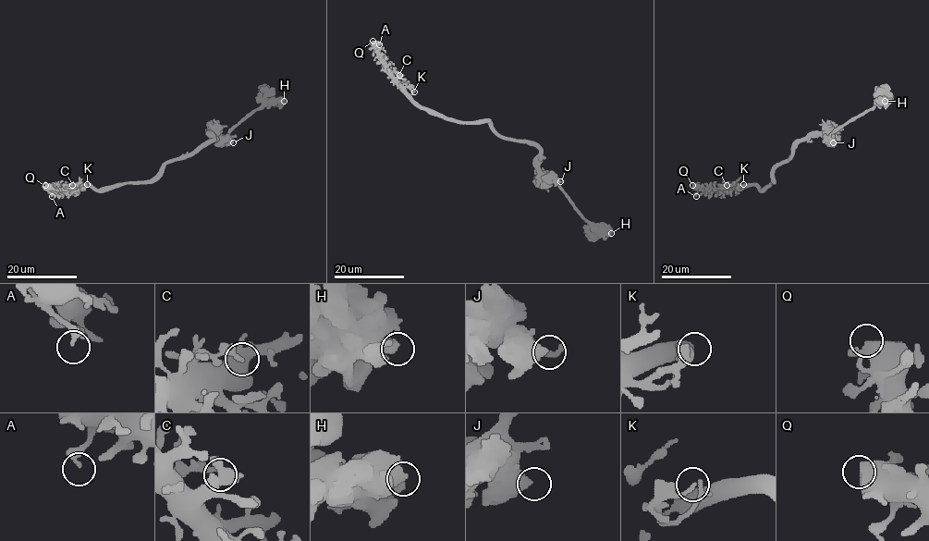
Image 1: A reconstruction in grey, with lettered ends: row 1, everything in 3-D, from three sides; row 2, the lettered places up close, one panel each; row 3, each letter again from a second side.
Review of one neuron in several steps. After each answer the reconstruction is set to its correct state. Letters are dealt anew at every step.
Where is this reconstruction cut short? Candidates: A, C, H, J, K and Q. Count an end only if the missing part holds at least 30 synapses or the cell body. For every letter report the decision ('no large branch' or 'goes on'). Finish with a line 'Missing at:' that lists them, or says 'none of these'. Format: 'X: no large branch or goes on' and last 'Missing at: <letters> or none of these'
A: no large branch
C: no large branch
H: no large branch
J: no large branch
K: no large branch
Q: no large branch
Missing at: none of these

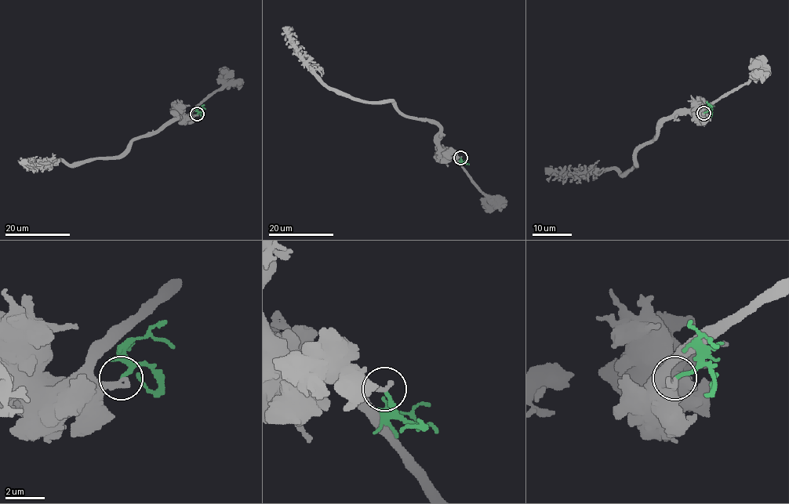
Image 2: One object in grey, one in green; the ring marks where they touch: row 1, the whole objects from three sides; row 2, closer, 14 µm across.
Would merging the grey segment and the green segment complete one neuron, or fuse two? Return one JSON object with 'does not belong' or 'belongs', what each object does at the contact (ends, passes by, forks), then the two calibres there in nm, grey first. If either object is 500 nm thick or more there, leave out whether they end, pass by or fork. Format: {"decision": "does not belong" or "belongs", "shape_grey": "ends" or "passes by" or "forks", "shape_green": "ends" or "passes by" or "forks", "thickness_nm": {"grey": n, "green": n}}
{"decision": "does not belong", "shape_grey": "ends", "shape_green": "ends", "thickness_nm": {"grey": 320, "green": 190}}

